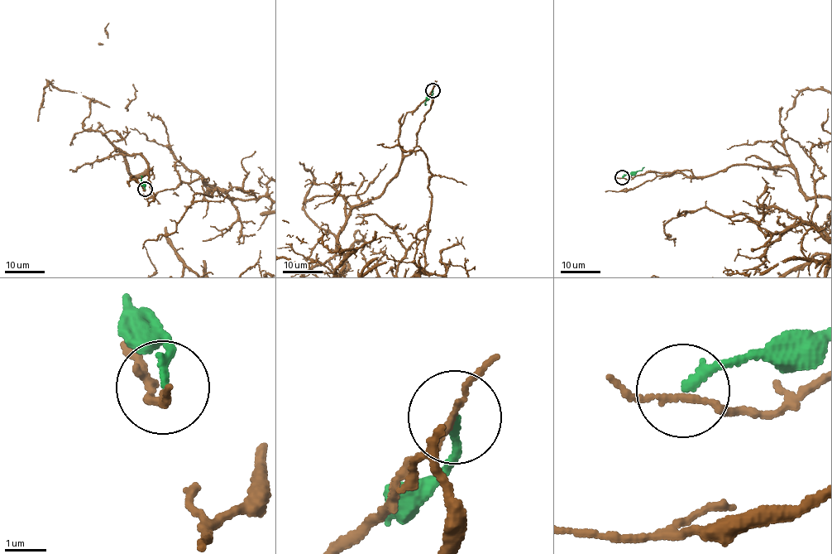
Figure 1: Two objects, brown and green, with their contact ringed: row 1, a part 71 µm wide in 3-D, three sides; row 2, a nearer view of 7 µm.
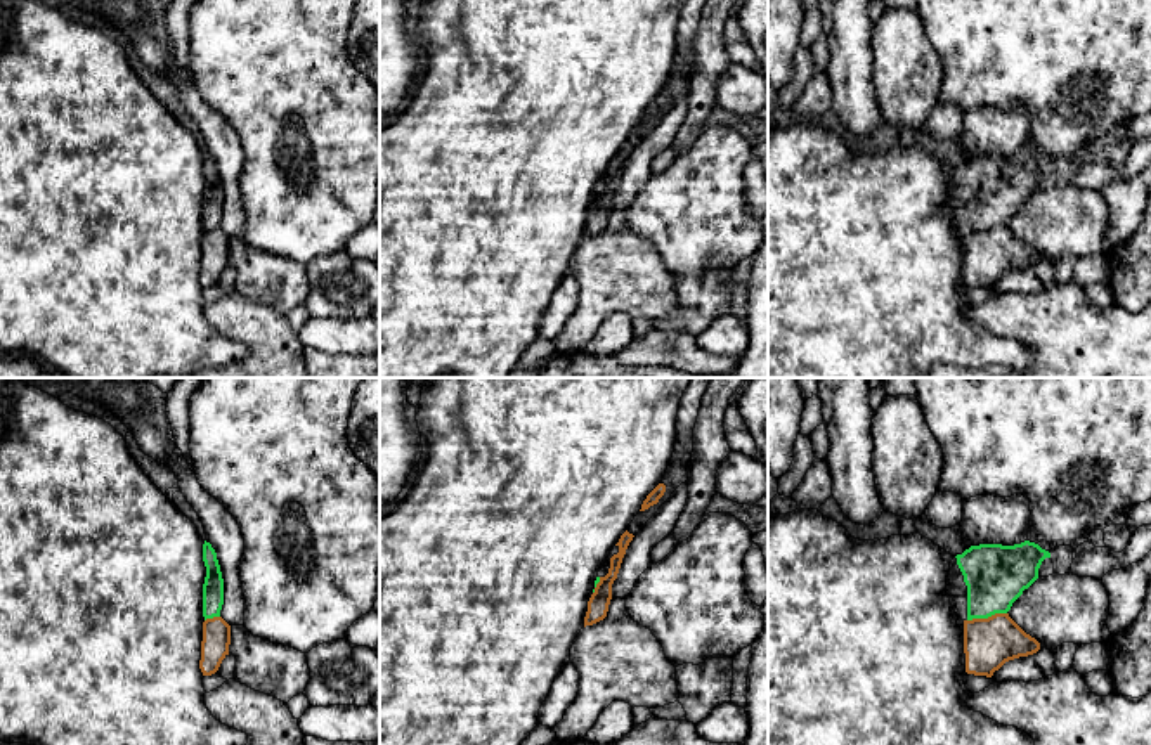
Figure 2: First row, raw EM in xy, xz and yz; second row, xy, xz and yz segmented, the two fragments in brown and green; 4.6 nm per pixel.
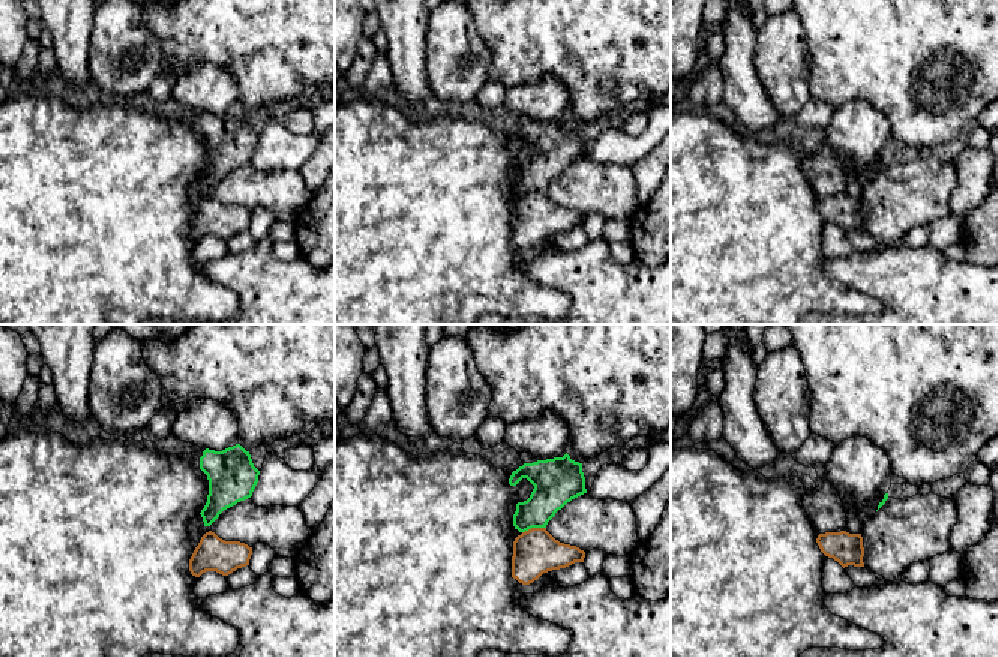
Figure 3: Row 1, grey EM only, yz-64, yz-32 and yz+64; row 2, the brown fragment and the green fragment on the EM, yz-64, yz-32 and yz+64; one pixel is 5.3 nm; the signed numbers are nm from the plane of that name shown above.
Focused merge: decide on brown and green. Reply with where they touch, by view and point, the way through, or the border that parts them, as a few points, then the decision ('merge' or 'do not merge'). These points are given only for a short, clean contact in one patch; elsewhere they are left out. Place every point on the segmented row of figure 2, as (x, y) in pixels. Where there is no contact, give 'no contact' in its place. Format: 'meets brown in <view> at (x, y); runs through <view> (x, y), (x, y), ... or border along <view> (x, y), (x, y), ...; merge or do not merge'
meets brown in yz at (988, 617); border along yz (1006, 612), (968, 621); do not merge

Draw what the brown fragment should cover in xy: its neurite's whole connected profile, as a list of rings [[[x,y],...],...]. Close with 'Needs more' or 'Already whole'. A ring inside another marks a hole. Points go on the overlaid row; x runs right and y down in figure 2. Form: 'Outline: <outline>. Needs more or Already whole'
Outline: [[[222,617],[206,619],[203,622],[201,660],[203,676],[218,670],[222,660],[229,655],[231,625]]]. Already whole

